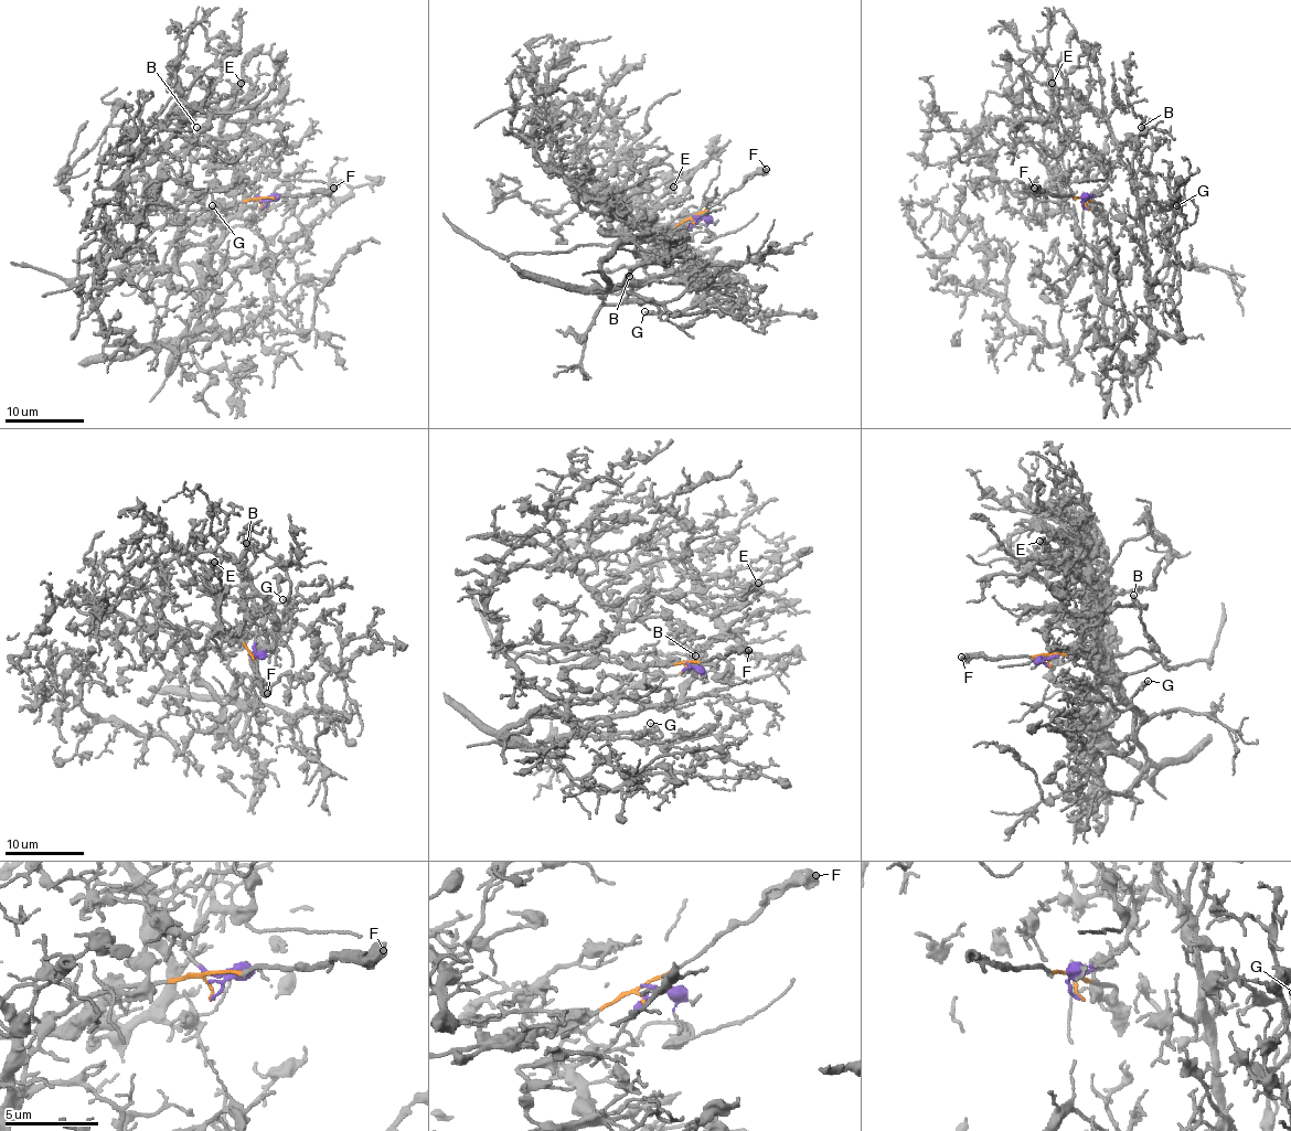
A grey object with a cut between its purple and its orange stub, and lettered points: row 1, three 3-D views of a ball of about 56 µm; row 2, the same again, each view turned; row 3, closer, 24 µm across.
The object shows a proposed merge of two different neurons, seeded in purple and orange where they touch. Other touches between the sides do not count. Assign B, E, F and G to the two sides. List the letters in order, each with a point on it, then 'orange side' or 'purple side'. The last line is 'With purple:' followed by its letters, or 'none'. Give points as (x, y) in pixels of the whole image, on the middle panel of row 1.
B: at (629, 276); purple side
E: at (673, 187); purple side
F: at (766, 169); orange side
G: at (644, 311); purple side
With purple: B, E, G

